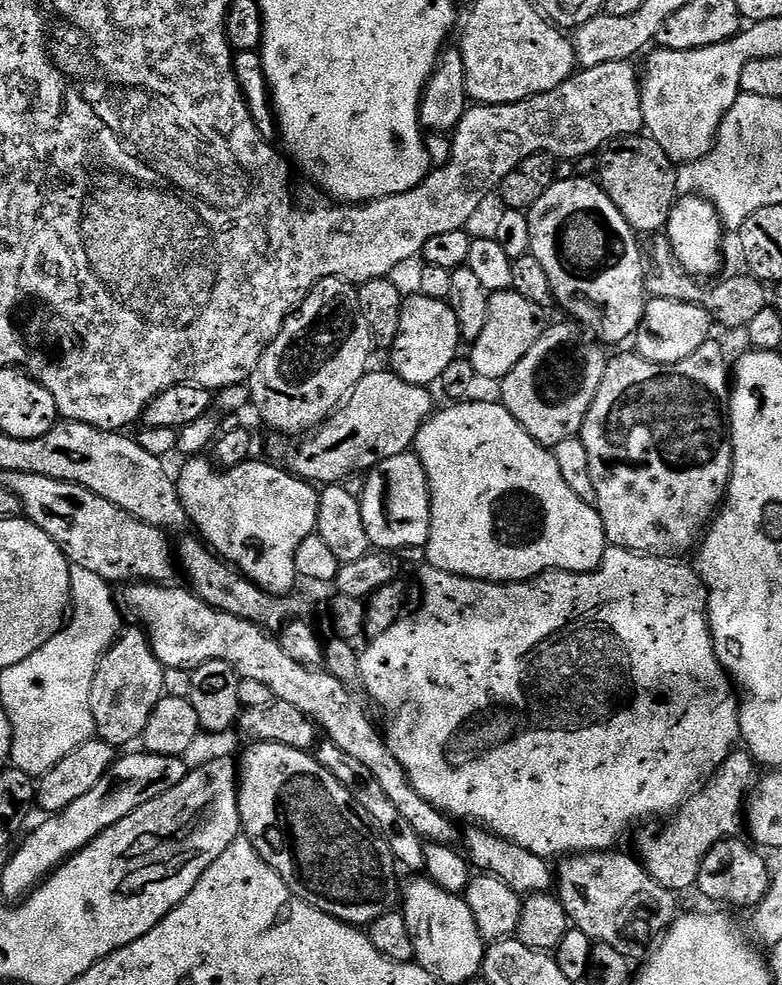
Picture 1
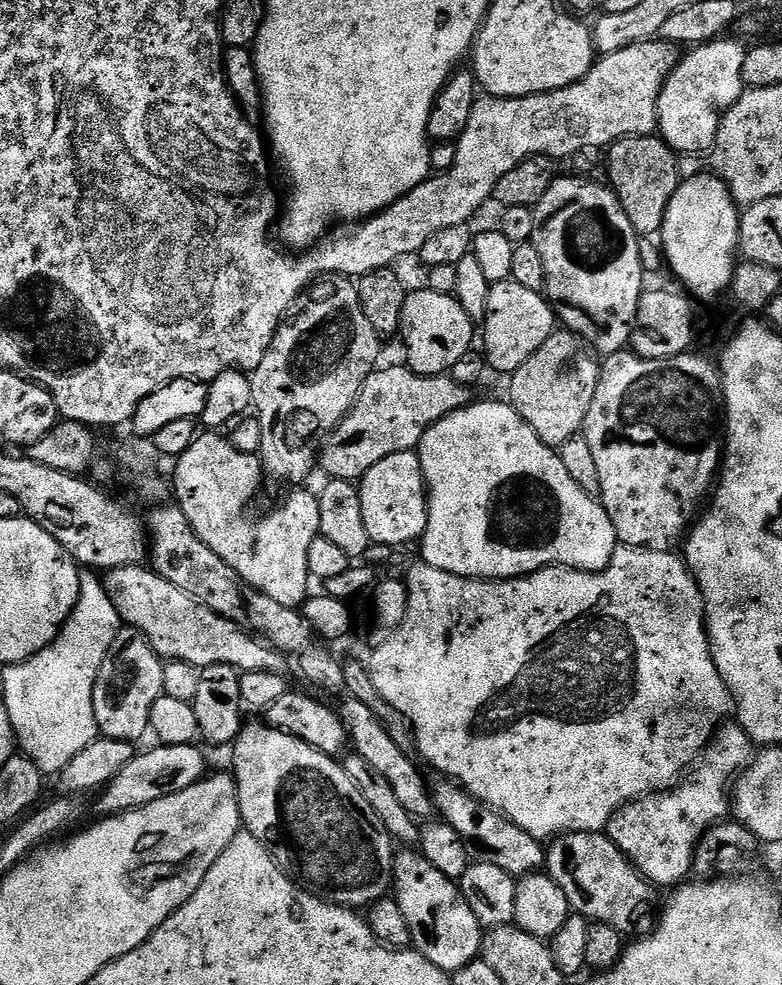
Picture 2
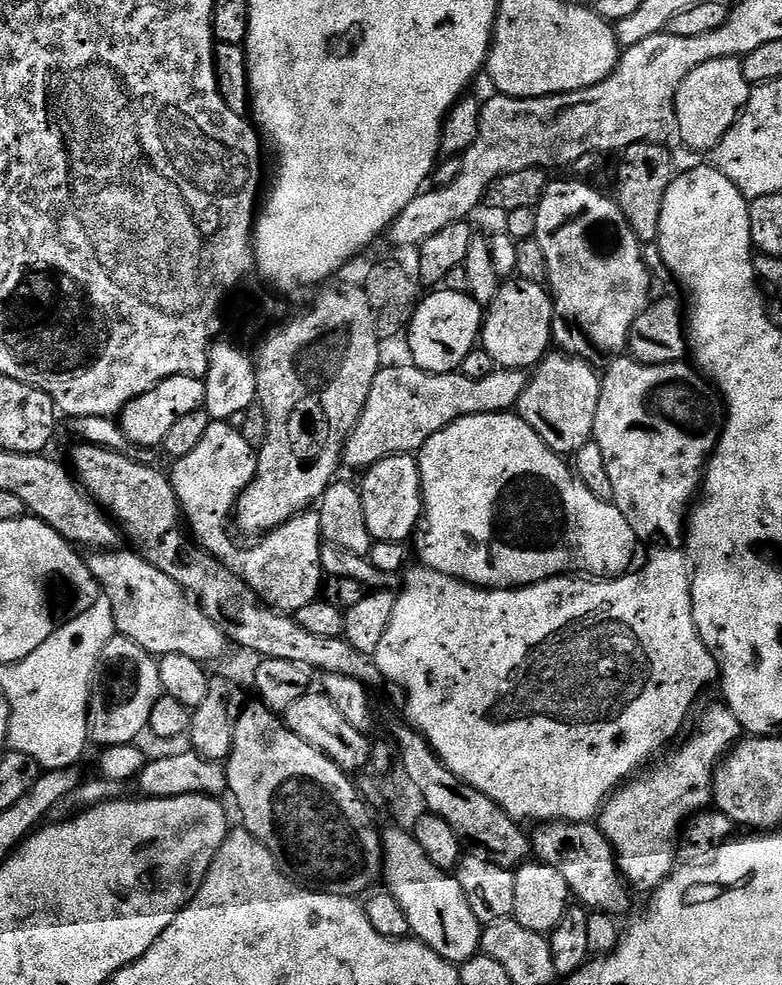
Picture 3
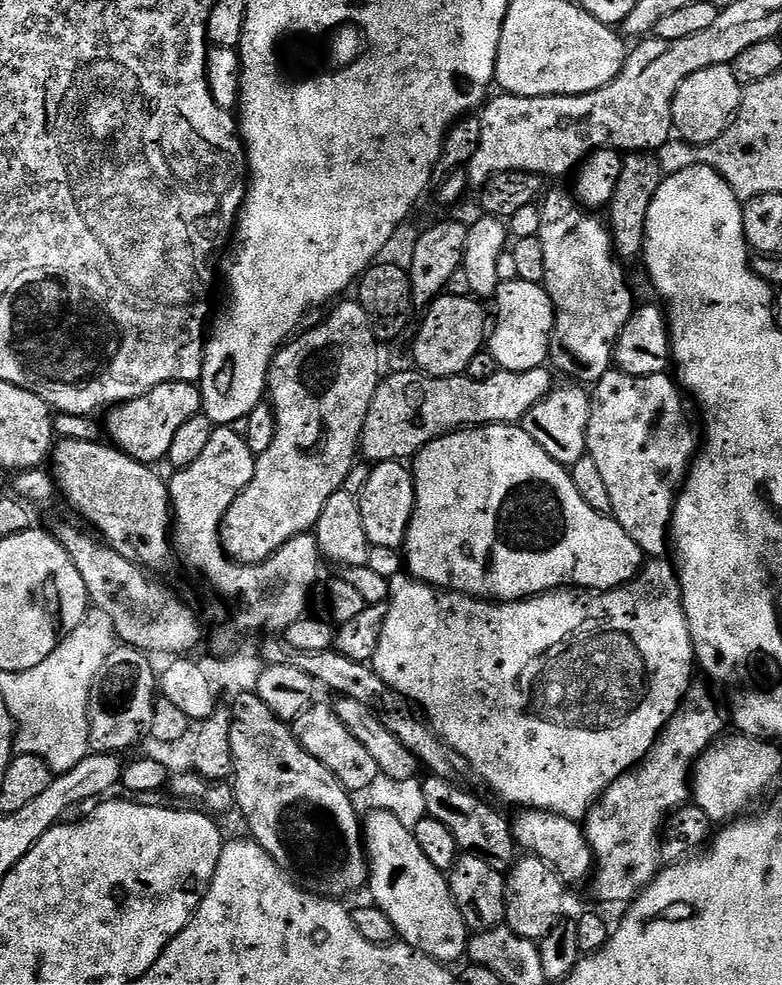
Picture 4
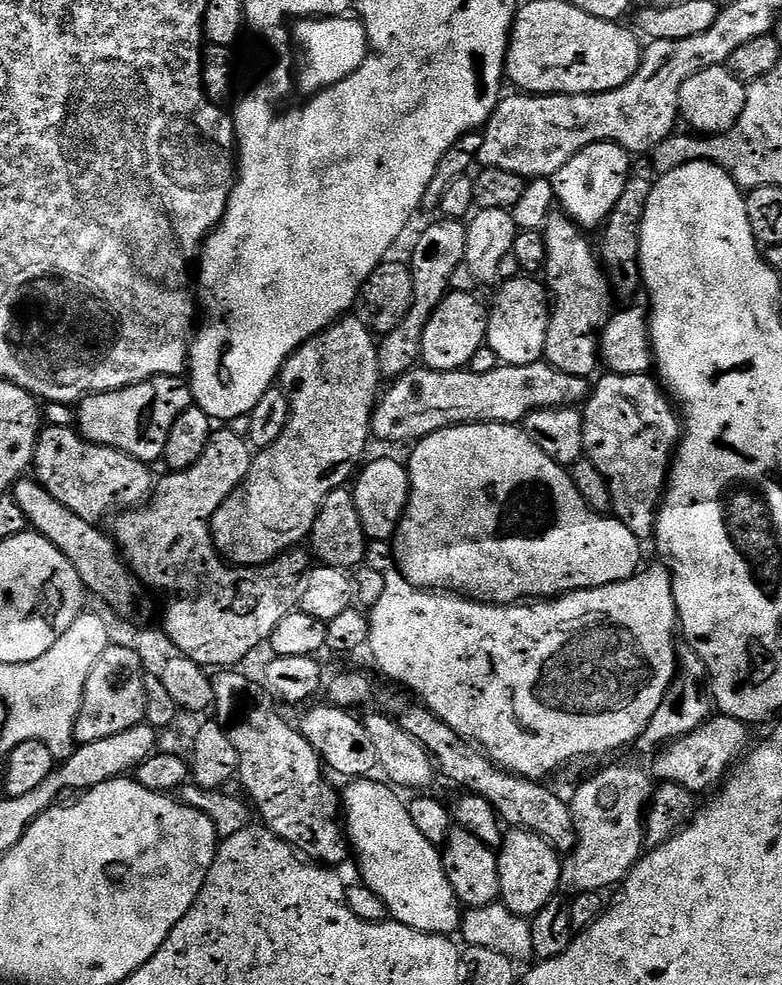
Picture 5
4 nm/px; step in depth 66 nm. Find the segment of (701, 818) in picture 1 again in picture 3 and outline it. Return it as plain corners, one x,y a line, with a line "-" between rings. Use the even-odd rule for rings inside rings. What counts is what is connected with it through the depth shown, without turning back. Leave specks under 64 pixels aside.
719,707
712,708
705,714
702,728
697,730
693,740
678,749
669,760
664,760
661,764
653,763
647,770
633,775
627,782
619,785
604,801
598,813
598,827
601,834
610,842
612,852
616,855
616,867
633,889
655,890
667,876
672,875
678,864
676,835
680,832
680,823
684,819
685,823
693,814
705,811
712,804
712,773
717,763
724,759
729,749
742,736
742,729
736,720
736,715
729,712
727,707

